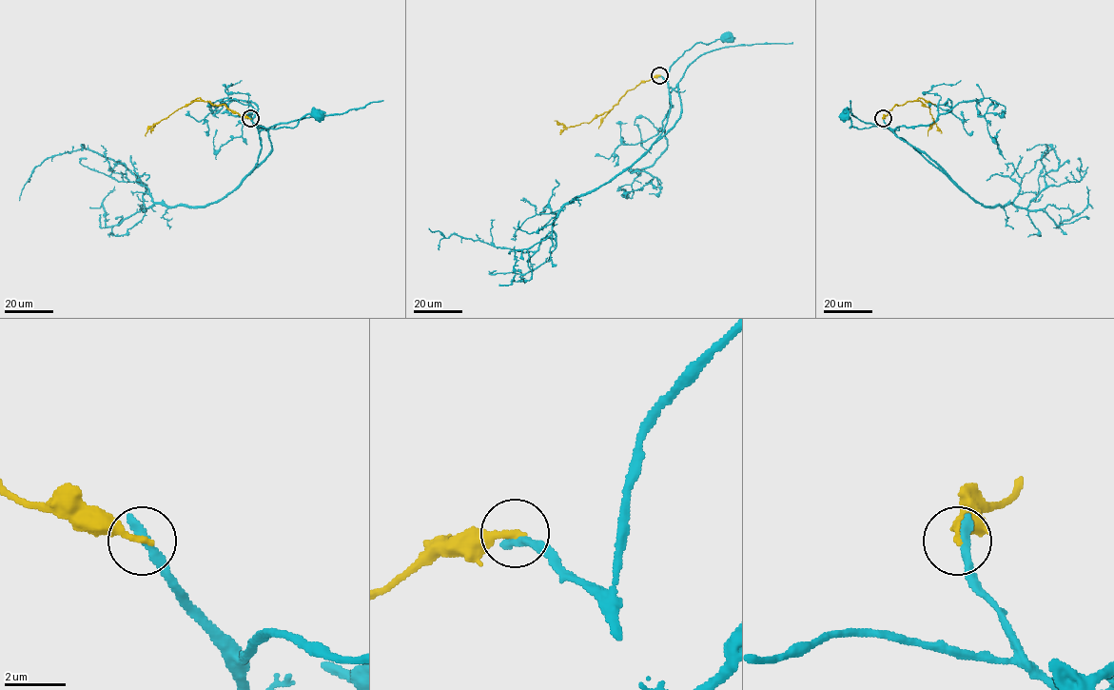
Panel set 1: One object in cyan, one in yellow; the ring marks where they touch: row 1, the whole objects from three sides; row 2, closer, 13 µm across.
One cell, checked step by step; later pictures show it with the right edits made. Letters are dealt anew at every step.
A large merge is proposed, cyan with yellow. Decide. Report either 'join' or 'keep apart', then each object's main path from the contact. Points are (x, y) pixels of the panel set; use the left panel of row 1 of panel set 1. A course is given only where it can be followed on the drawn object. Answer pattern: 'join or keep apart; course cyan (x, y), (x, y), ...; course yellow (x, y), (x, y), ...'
keep apart; course cyan (250, 118), (258, 128), (276, 128), (295, 128), (308, 114), (320, 116); course yellow (250, 118), (224, 105), (194, 101), (155, 123), (146, 136)

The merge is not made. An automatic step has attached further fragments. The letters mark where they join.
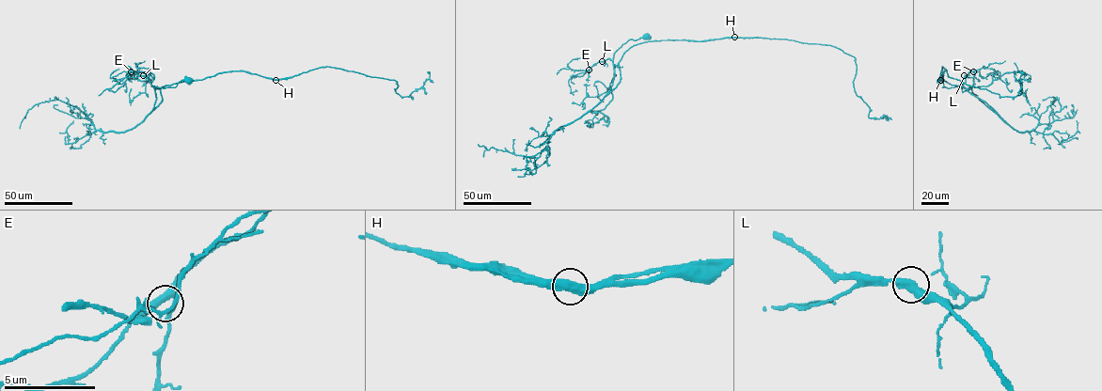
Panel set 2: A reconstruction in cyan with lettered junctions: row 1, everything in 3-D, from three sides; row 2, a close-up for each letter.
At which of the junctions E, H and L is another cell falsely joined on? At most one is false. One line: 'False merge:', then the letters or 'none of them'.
False merge: H

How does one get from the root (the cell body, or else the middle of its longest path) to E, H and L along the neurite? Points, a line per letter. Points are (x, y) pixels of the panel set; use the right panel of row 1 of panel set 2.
E: (939, 81), (943, 84), (942, 87), (963, 87), (963, 78), (973, 71)
H: (939, 81), (943, 84), (942, 87), (968, 88), (945, 81), (944, 70), (940, 79)
L: (939, 81), (943, 84), (942, 87), (963, 87), (964, 75)

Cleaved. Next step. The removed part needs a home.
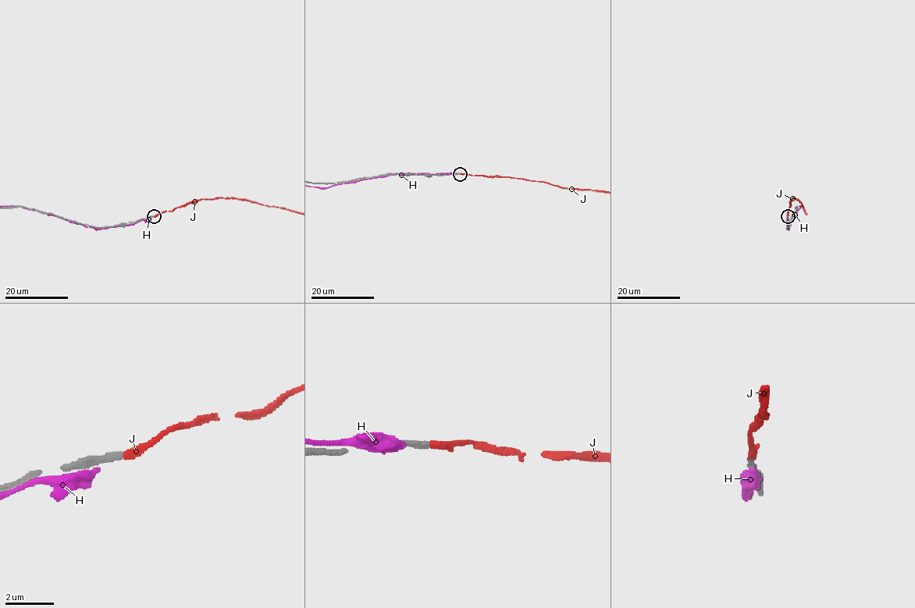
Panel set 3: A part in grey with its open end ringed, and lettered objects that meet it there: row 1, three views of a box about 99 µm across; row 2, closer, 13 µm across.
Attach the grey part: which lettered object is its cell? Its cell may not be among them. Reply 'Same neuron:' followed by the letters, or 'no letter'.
Same neuron: J

